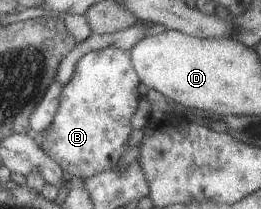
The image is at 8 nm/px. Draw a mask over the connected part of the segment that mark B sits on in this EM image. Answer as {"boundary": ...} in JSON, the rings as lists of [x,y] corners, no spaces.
{"boundary":[[[110,45],[100,51],[86,53],[76,67],[72,81],[64,86],[62,103],[54,117],[52,125],[48,128],[44,148],[46,153],[73,177],[83,180],[94,177],[102,171],[112,170],[118,165],[120,159],[130,149],[130,135],[132,135],[132,117],[140,109],[141,77],[132,61],[131,50],[125,50],[116,45]]]}

